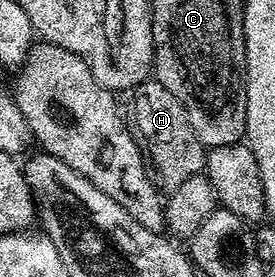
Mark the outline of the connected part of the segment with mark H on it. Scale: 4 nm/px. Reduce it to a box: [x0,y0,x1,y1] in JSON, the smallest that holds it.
[130,79,207,192]

